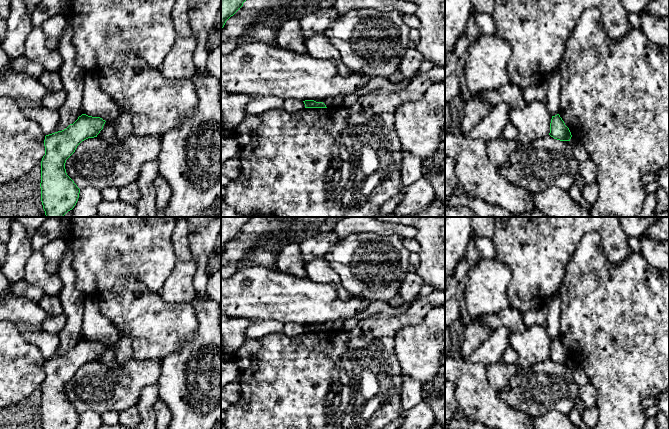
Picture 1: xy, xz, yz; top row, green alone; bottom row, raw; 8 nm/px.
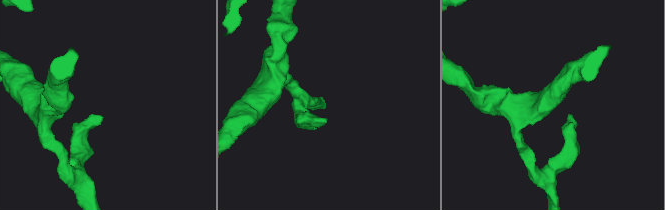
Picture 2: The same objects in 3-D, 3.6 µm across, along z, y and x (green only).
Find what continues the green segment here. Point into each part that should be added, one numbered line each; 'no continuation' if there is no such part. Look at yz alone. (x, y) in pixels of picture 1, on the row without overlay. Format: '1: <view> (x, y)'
no continuation

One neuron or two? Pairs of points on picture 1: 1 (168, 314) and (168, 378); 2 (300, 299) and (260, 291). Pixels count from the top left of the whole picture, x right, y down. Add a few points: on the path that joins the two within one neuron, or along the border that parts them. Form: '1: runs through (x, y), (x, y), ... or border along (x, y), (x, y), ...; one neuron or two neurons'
1: border along (188, 341), (185, 341), (161, 359); two neurons
2: runs through (290, 299), (270, 295); one neuron

